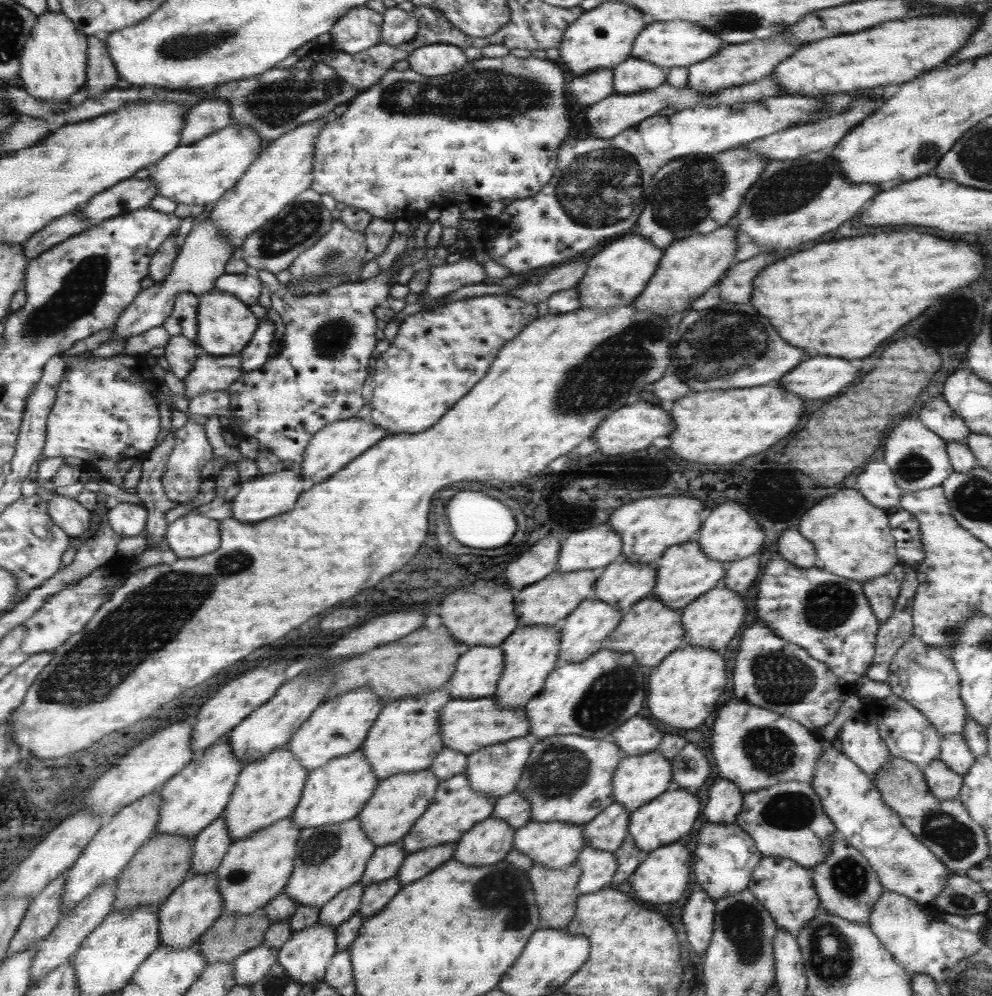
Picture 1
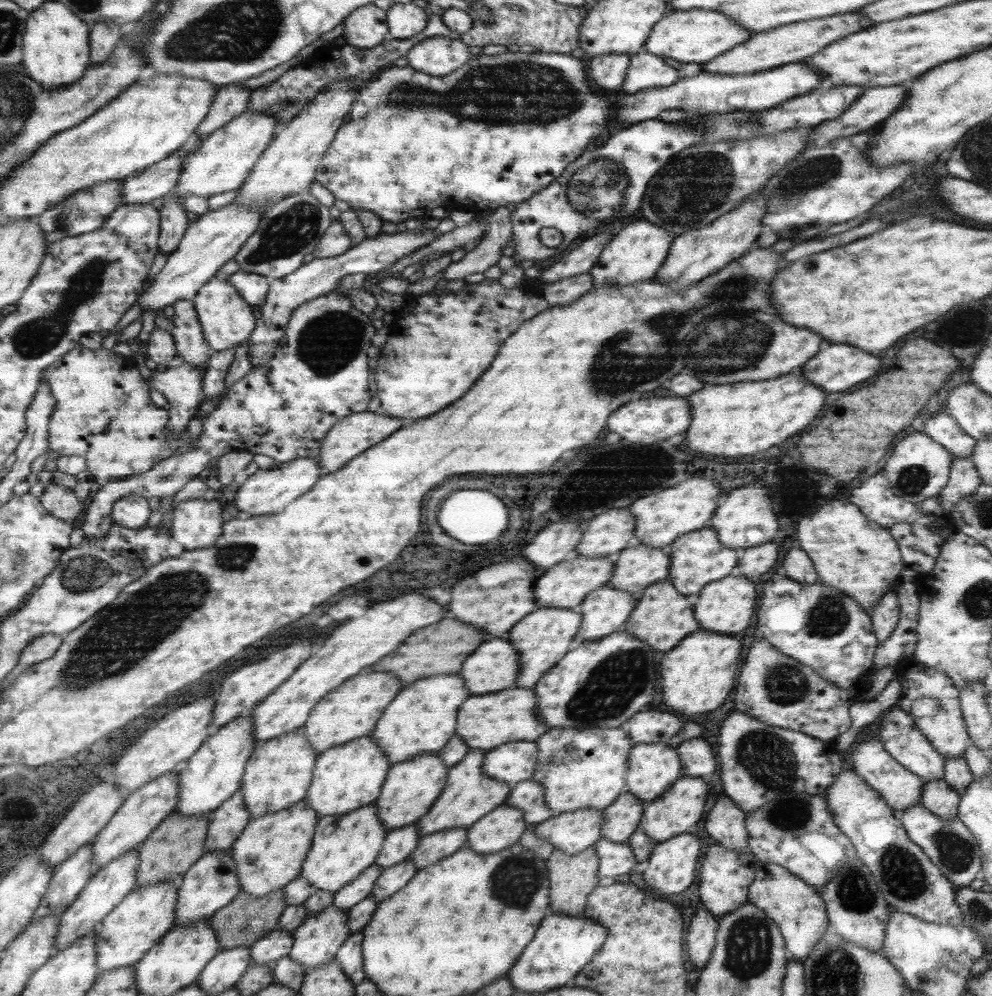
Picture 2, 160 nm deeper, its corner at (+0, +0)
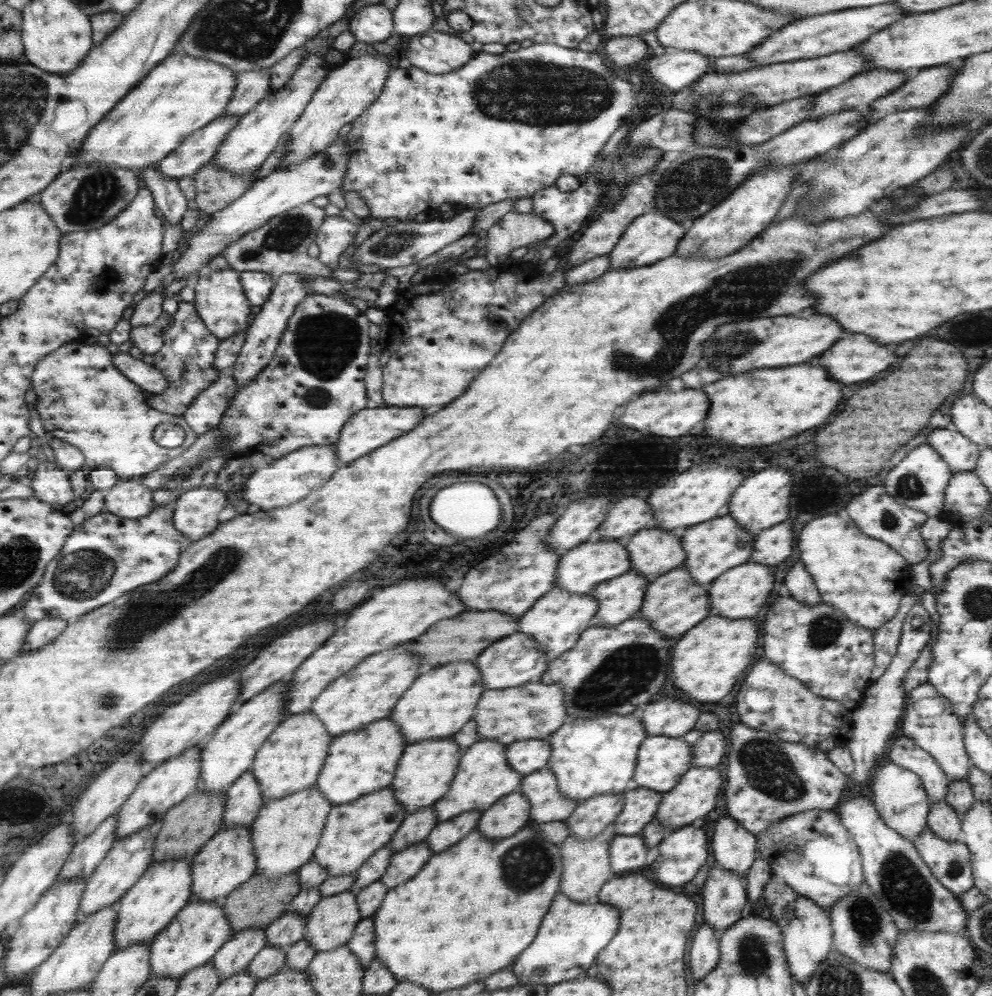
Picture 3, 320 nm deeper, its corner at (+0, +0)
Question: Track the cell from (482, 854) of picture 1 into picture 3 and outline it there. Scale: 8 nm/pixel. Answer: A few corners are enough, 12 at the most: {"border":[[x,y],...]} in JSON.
{"border":[[521,791],[481,812],[475,829],[488,839],[511,836],[530,821]]}

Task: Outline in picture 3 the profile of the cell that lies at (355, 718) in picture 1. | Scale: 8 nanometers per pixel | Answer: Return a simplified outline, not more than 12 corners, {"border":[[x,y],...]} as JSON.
{"border":[[393,646],[313,700],[333,737],[388,718],[422,670]]}

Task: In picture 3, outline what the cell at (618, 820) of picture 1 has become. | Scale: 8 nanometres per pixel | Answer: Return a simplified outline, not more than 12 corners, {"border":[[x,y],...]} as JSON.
{"border":[[633,786],[622,793],[617,835],[639,835],[662,793]]}

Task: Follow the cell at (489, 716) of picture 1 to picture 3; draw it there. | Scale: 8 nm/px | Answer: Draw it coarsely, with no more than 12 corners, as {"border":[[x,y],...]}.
{"border":[[559,686],[484,689],[480,740],[546,740],[568,718]]}

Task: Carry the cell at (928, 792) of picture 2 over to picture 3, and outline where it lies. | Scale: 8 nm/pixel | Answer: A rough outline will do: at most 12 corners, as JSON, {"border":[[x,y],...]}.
{"border":[[944,800],[930,804],[926,828],[956,840],[961,817]]}

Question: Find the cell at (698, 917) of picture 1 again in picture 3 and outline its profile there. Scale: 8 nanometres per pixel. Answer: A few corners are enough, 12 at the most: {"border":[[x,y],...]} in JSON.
{"border":[[705,924],[689,946],[689,970],[701,980],[719,960],[718,938]]}

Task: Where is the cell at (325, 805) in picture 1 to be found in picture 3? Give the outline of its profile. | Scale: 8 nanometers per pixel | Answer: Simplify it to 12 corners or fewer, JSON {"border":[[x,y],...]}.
{"border":[[389,718],[330,740],[331,806],[389,787],[405,745]]}

